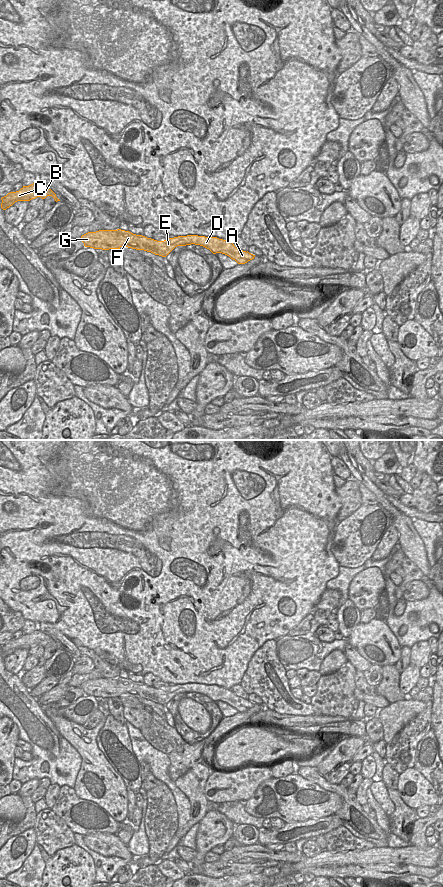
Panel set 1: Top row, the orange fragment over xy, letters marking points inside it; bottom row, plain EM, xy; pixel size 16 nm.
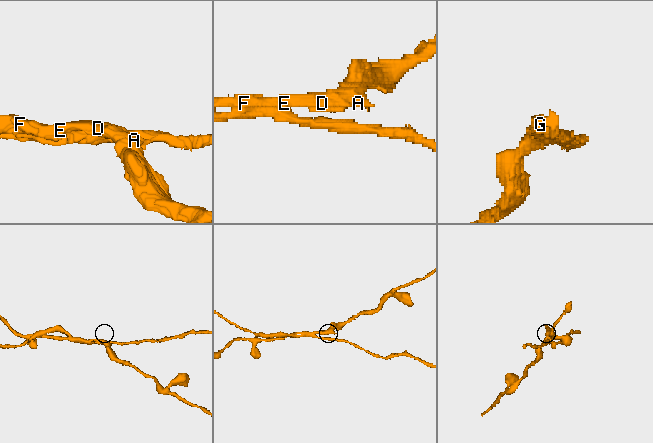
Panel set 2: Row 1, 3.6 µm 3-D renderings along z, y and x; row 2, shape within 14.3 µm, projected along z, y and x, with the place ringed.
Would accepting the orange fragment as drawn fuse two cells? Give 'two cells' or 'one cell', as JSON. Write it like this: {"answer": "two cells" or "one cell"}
{"answer": "two cells"}

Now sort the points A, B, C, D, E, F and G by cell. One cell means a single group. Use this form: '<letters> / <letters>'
A D E F G / B C

